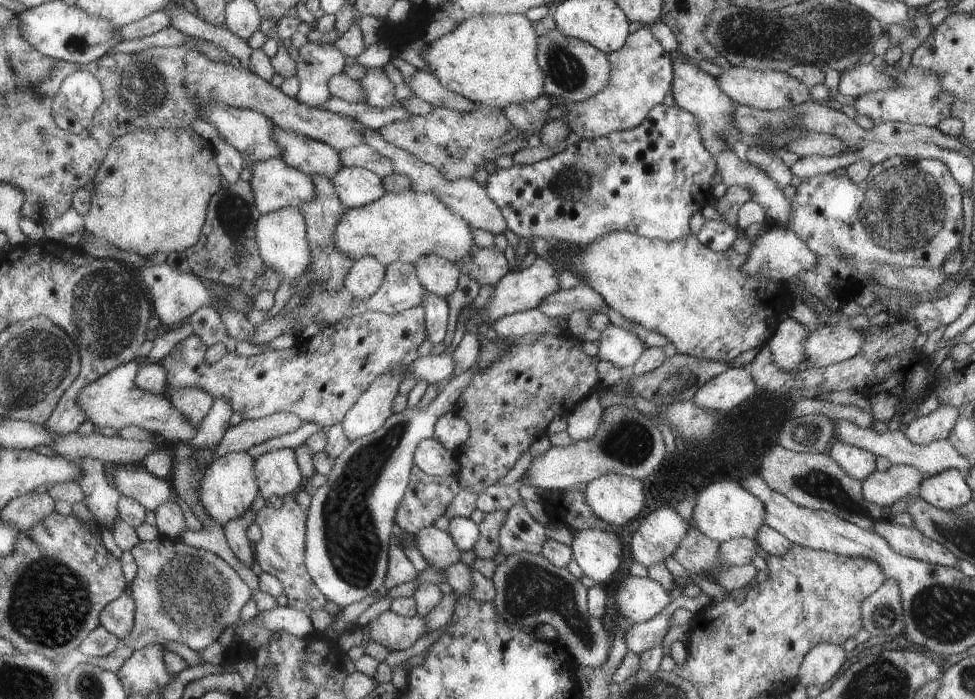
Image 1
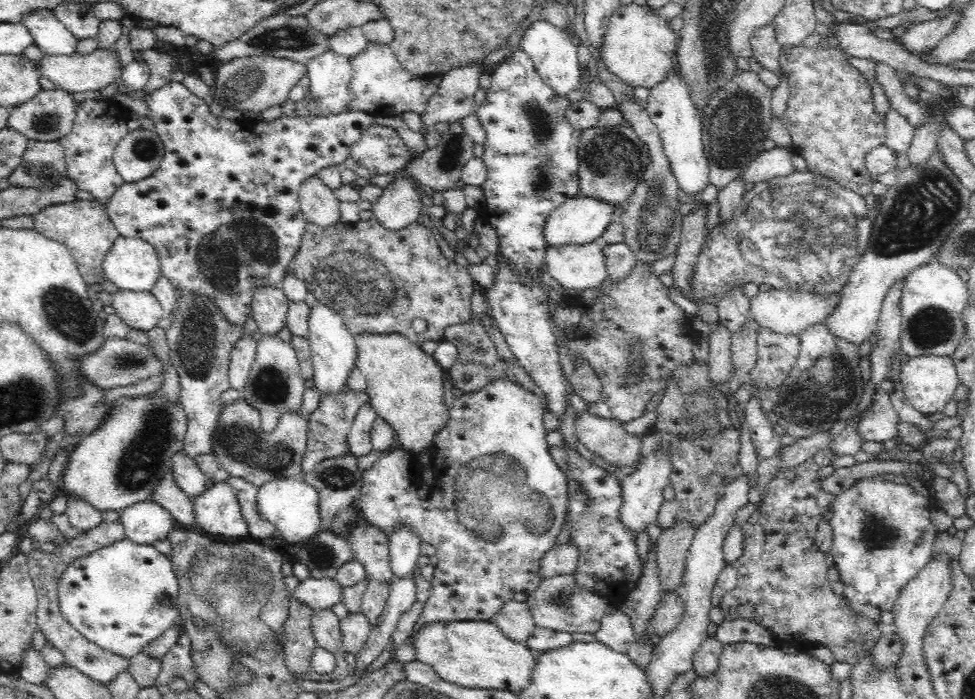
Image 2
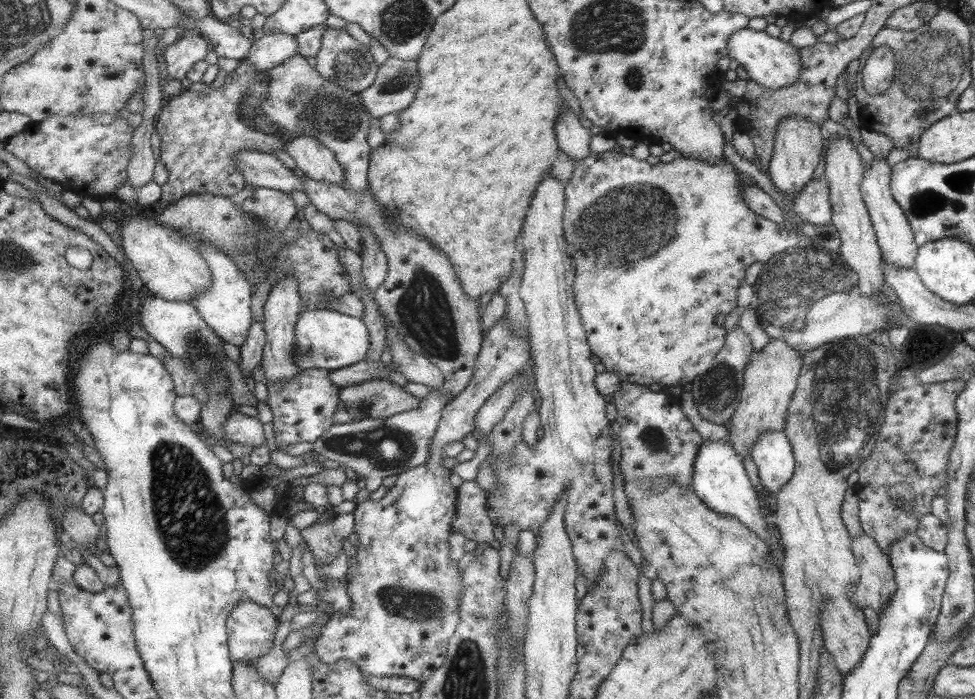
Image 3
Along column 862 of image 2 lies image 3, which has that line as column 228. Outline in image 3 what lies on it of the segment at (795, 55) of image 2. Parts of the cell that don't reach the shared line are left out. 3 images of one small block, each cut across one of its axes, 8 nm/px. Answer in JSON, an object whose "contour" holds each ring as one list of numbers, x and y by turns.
{"contour":[[291,56,275,70,260,72,255,71,251,63,241,60,233,72,227,73,219,89,209,89,209,85,205,85,201,91,182,89,179,95,170,96,158,108,154,128,160,140,160,161,168,170,168,179,160,186,161,196,158,201,172,203,185,195,218,194,227,198,236,195,245,185,234,166,237,153,256,150,273,155,277,150,282,150,288,140,299,135,311,135,328,147,343,167,344,181,340,187,345,193,361,193,368,188,371,149,366,134,371,122,373,120,360,105,358,92,343,90,329,82,301,56]]}

